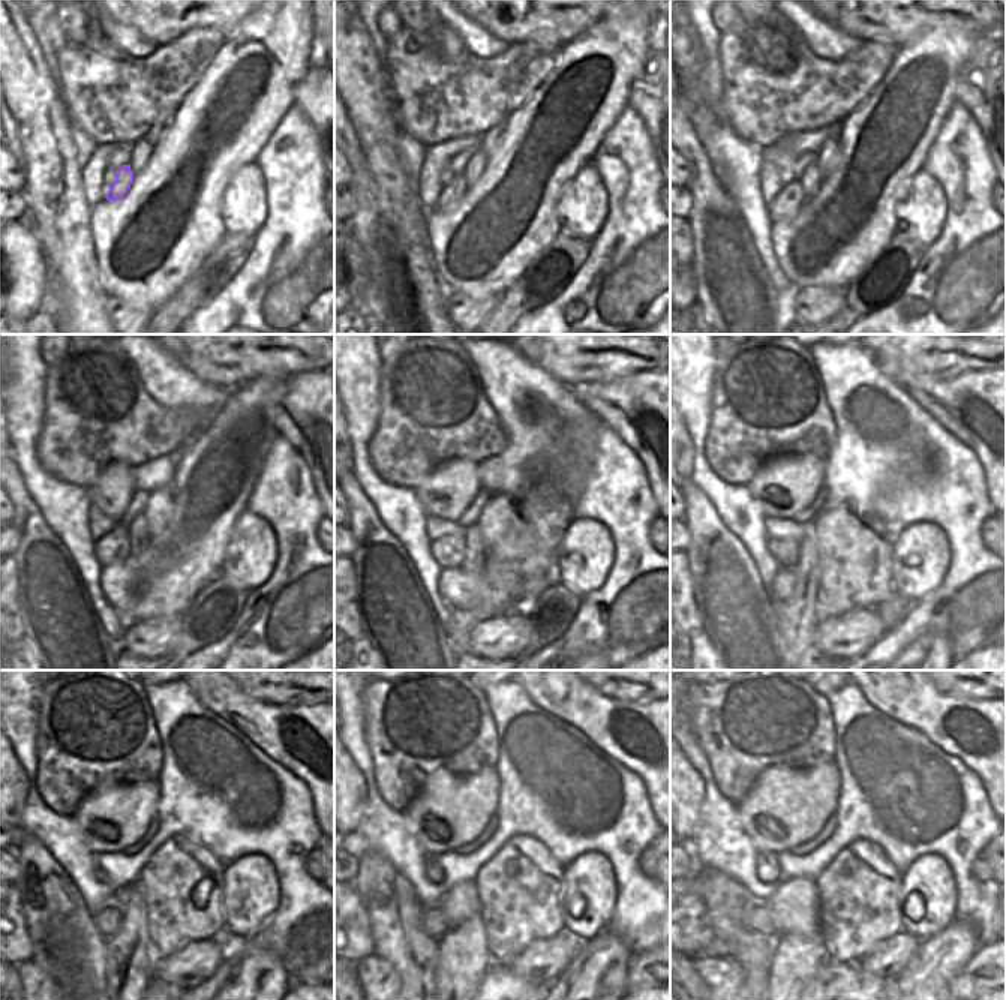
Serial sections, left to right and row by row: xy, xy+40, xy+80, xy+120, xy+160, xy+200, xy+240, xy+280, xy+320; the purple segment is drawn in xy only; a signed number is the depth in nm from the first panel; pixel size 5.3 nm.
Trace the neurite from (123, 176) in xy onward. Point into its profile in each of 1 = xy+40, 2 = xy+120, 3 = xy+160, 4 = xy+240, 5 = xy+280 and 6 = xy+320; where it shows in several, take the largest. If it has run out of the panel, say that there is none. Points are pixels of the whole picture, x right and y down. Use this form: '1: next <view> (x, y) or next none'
1: next xy+40 (452, 195)
2: next xy+120 (114, 547)
3: next xy+160 (447, 550)
4: next xy+240 (99, 874)
5: next xy+280 (432, 868)
6: next xy+320 (768, 870)

